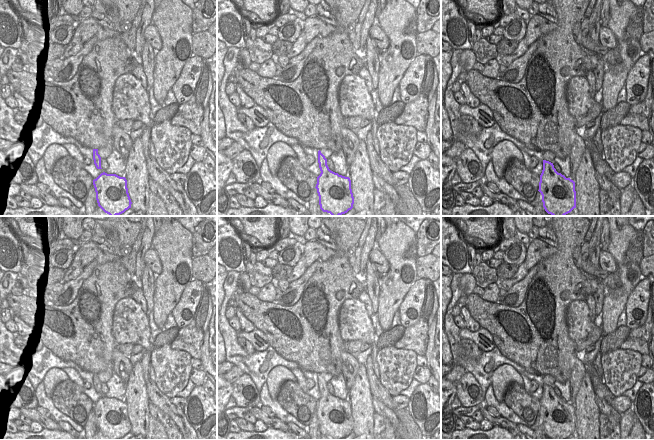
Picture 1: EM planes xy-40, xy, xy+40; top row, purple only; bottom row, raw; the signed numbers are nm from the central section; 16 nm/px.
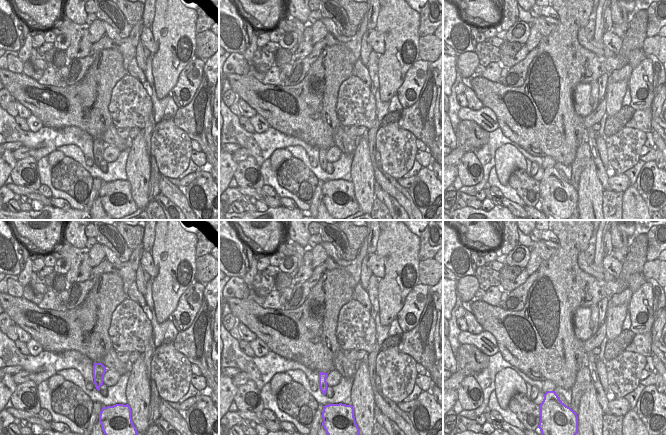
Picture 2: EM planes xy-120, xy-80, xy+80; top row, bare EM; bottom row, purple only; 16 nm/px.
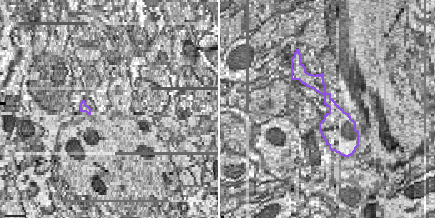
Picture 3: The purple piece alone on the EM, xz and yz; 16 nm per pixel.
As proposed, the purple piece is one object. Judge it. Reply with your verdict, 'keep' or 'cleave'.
keep

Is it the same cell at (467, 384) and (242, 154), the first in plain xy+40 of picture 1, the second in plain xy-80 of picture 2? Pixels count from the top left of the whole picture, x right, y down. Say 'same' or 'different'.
different

